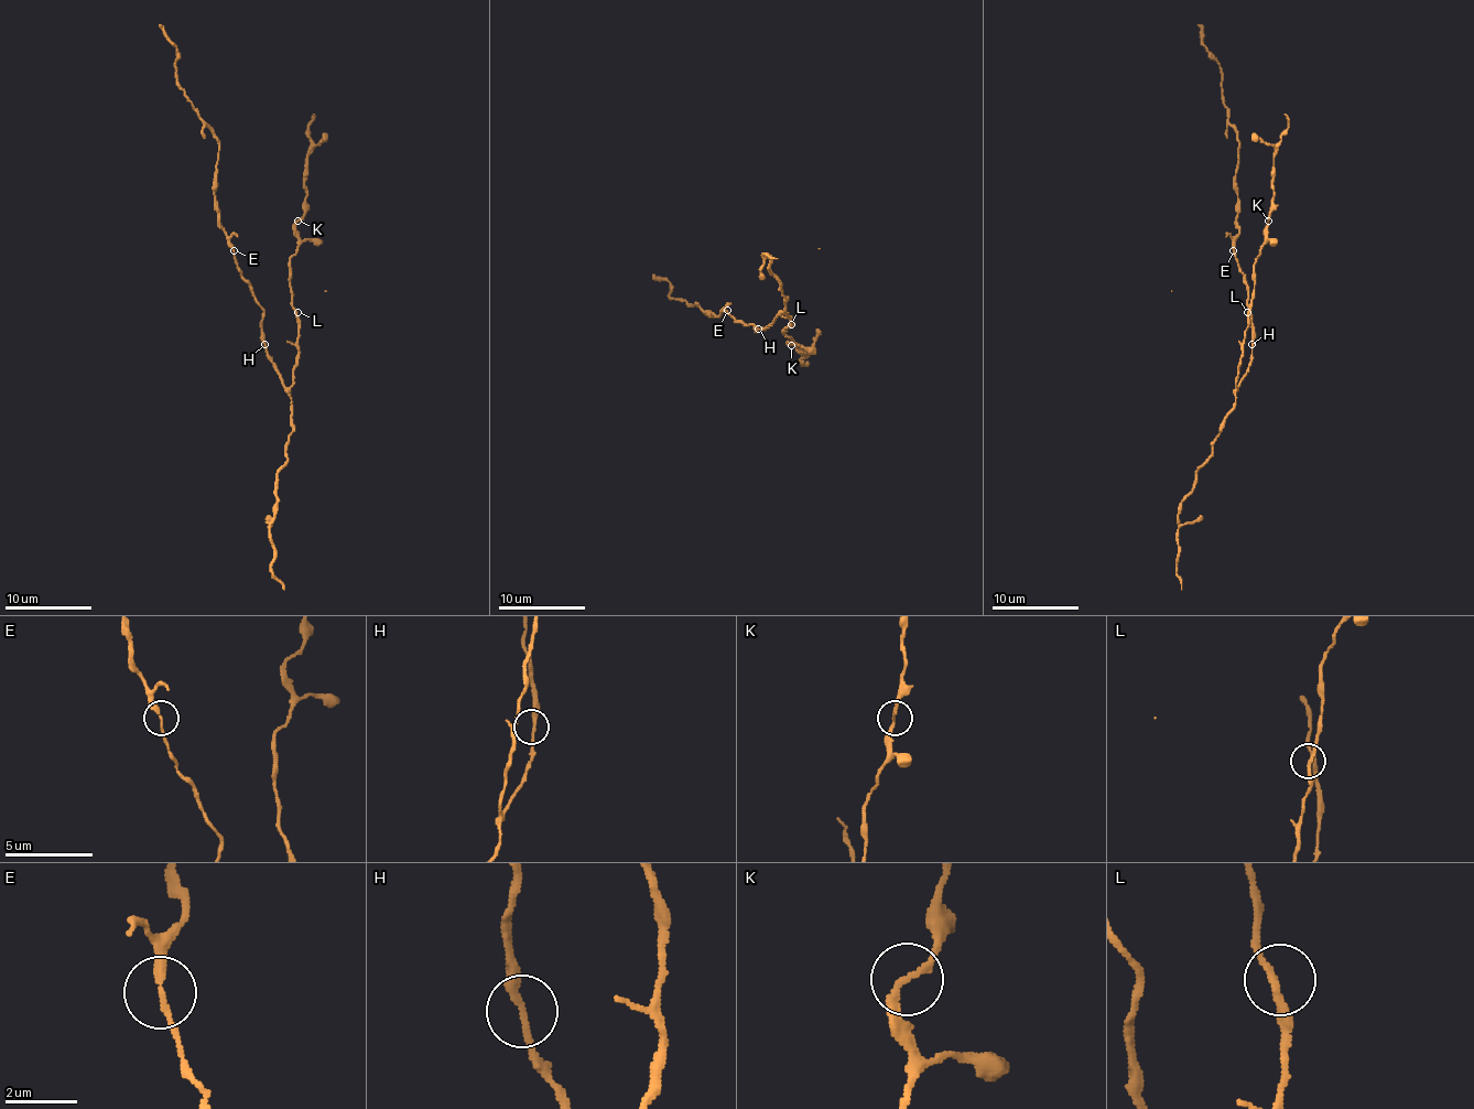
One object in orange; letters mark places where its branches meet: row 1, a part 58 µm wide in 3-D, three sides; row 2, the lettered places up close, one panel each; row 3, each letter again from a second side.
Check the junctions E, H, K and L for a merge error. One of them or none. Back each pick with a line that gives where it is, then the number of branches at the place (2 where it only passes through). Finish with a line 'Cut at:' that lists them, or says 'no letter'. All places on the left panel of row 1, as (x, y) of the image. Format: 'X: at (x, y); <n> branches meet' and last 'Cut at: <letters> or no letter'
E: at (234, 250); 2 branches meet
Cut at: E

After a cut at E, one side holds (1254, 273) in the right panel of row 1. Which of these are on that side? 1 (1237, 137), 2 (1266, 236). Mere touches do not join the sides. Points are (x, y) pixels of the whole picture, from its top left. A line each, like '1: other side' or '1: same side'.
1: other side
2: same side

